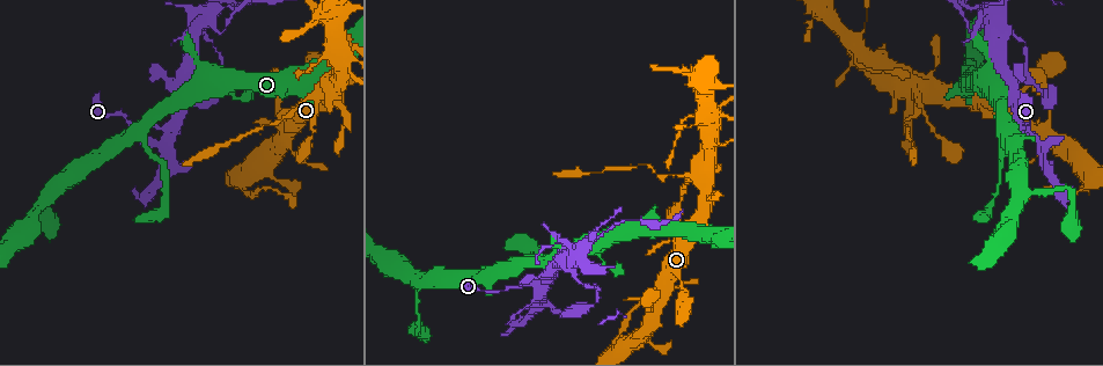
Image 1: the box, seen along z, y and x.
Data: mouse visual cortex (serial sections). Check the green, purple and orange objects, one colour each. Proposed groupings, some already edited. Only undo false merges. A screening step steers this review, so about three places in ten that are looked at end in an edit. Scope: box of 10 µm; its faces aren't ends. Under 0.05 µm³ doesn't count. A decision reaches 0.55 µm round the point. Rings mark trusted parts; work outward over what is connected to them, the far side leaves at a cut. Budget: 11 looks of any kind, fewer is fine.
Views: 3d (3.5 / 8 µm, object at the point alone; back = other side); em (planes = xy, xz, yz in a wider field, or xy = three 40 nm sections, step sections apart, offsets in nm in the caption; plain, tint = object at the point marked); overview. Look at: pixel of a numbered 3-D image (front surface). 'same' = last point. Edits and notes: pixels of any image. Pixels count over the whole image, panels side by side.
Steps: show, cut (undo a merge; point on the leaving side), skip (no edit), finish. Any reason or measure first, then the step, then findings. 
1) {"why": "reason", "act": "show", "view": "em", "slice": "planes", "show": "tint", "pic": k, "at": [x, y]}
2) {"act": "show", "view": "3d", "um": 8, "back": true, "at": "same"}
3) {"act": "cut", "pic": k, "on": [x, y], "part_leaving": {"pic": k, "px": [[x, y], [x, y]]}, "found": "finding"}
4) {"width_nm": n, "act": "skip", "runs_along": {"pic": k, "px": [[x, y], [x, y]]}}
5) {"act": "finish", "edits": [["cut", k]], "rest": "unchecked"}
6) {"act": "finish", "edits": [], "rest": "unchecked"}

{"why": "thin neck", "act": "show", "view": "3d", "um": 8, "pic": 1, "at": [164, 151]}

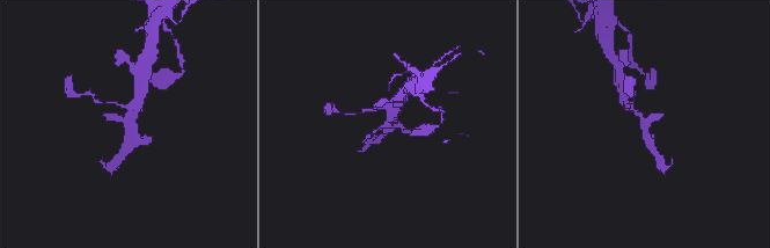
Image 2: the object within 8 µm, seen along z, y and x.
{"act": "show", "view": "3d", "um": 3.5, "at": "same"}

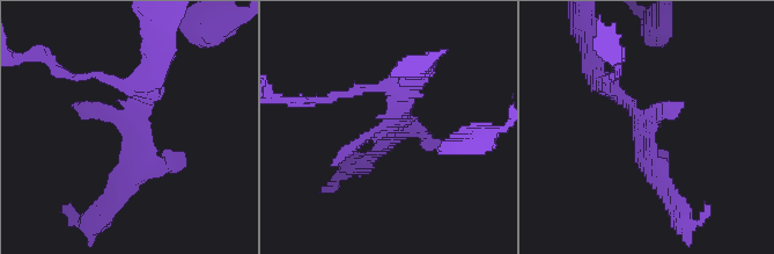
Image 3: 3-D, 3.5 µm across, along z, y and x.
{"act": "show", "view": "em", "slice": "planes", "show": "tint", "pic": 3, "at": [132, 131]}

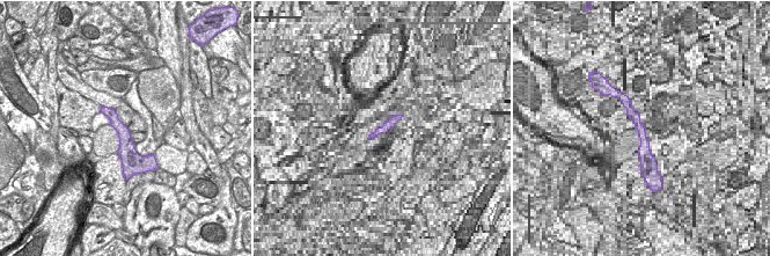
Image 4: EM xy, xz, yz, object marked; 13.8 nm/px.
{"act": "skip", "runs_along": {"pic": 3, "px": [[606, 82], [642, 118], [654, 172], [675, 201]]}, "found": "one cell here"}

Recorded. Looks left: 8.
{"why": "arms part here", "act": "show", "view": "3d", "um": 8, "pic": 1, "at": [550, 272]}

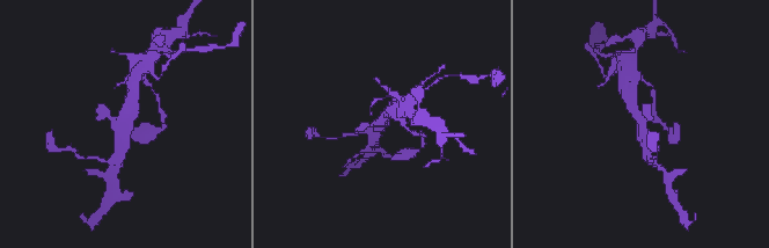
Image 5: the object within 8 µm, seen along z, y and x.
{"act": "show", "view": "em", "slice": "xy", "step": 3, "show": "tint", "at": "same"}

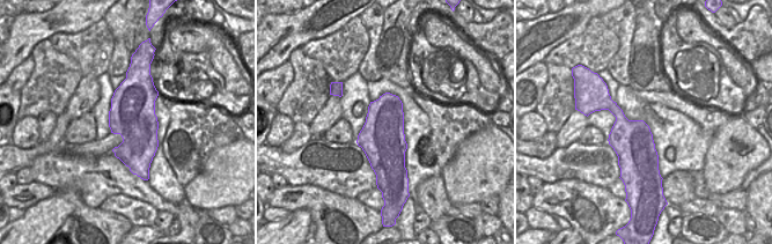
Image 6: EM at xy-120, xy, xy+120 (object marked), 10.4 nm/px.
{"act": "skip", "runs_along": {"pic": 5, "px": [[650, 159], [628, 99]]}, "found": "all the same cell"}

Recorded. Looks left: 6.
{"why": "thin neck", "act": "show", "view": "3d", "um": 3.5, "pic": 1, "at": [693, 124]}

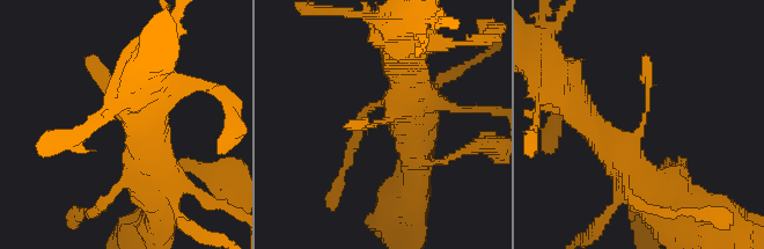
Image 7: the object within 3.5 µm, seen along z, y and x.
{"arm_widths_nm": [150, 500], "act": "show", "view": "em", "slice": "xy", "step": 2, "show": "tint", "pic": 7, "at": [641, 116]}

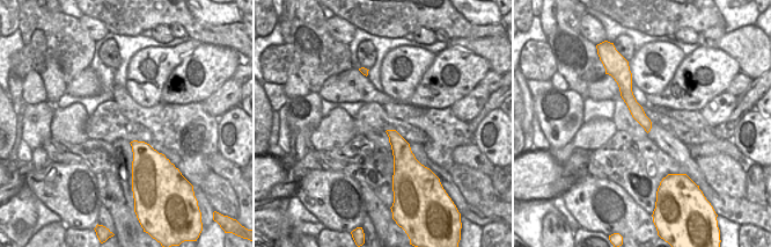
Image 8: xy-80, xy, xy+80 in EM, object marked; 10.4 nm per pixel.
{"act": "skip", "runs_along": {"pic": 7, "px": [[149, 178], [149, 158], [86, 61]]}, "found": "all the same cell"}

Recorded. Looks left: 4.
{"act": "finish", "edits": [], "rest": "unchecked"}

